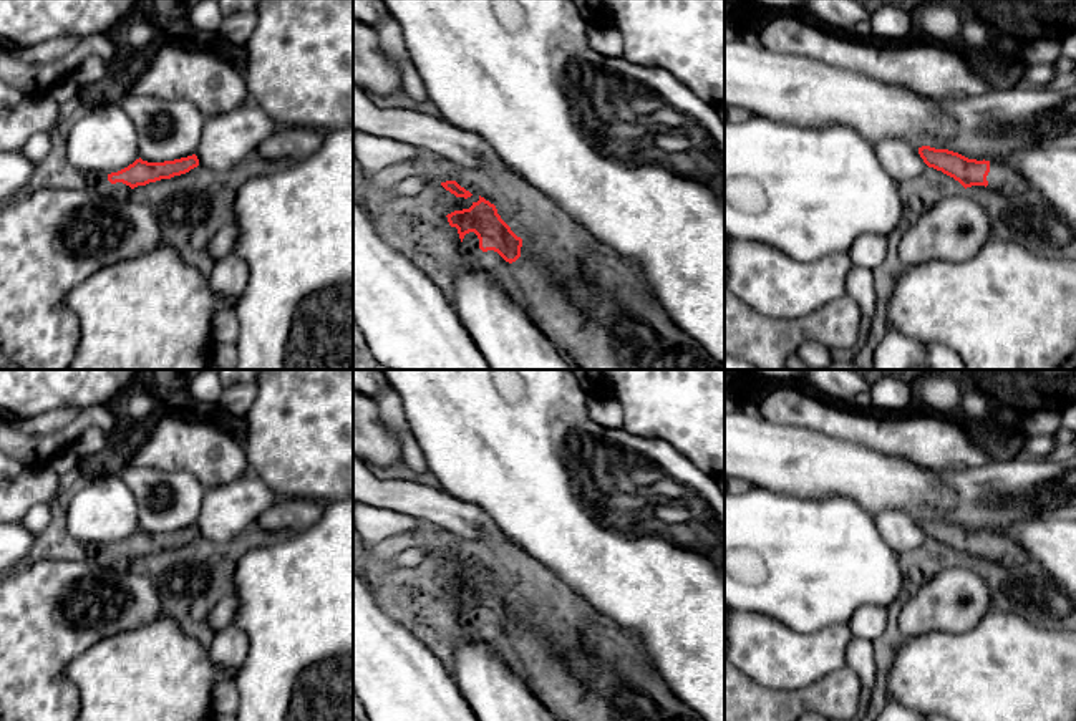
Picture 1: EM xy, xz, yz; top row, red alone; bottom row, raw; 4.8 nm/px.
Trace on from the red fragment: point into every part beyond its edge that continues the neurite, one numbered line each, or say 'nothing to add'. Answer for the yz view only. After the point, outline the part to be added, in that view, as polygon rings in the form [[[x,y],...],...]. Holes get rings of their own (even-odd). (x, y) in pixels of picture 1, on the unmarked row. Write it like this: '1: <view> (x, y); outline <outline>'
1: yz (1002, 549); outline [[[990,532],[990,544],[986,547],[988,560],[1003,567],[1018,567],[1031,560],[1030,554],[1011,537],[1000,532]]]

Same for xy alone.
1: xy (100, 552); outline [[[106,545],[91,547],[91,555],[99,565],[113,570],[124,570],[133,564],[133,560],[123,554],[111,555]]]

